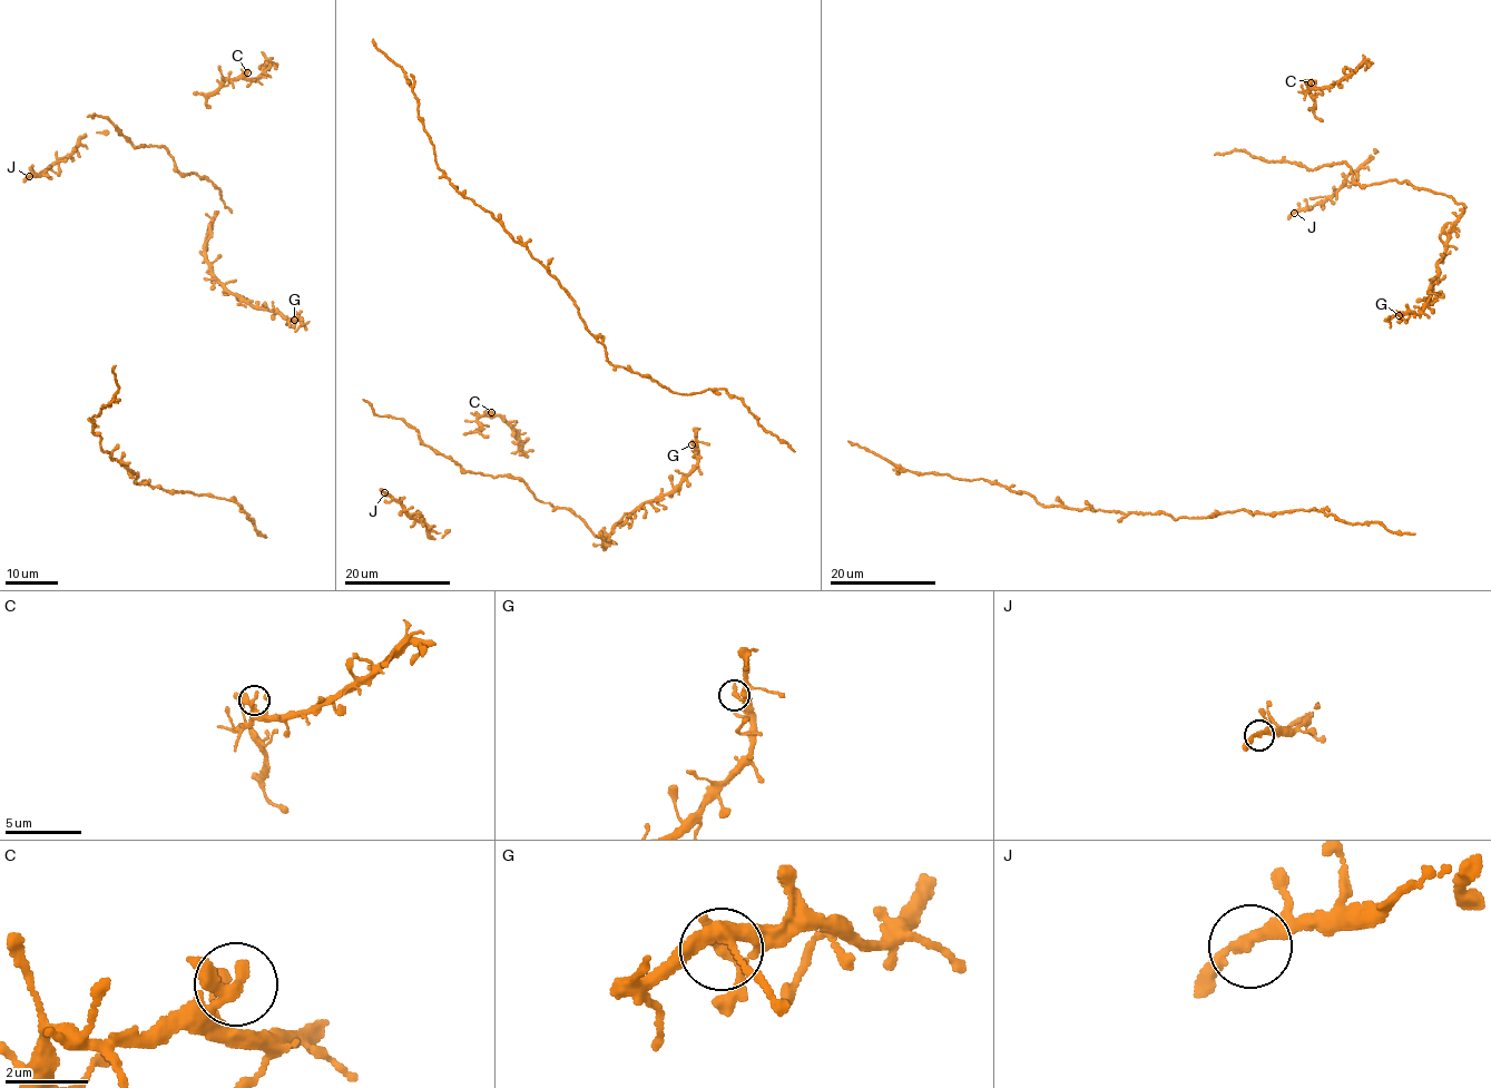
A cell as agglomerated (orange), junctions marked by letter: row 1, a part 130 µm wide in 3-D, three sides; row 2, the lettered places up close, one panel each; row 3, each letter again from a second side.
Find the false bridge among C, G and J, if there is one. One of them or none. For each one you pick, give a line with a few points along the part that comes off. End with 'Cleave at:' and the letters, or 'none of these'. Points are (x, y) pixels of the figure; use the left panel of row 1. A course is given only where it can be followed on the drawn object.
Cleave at: none of these

